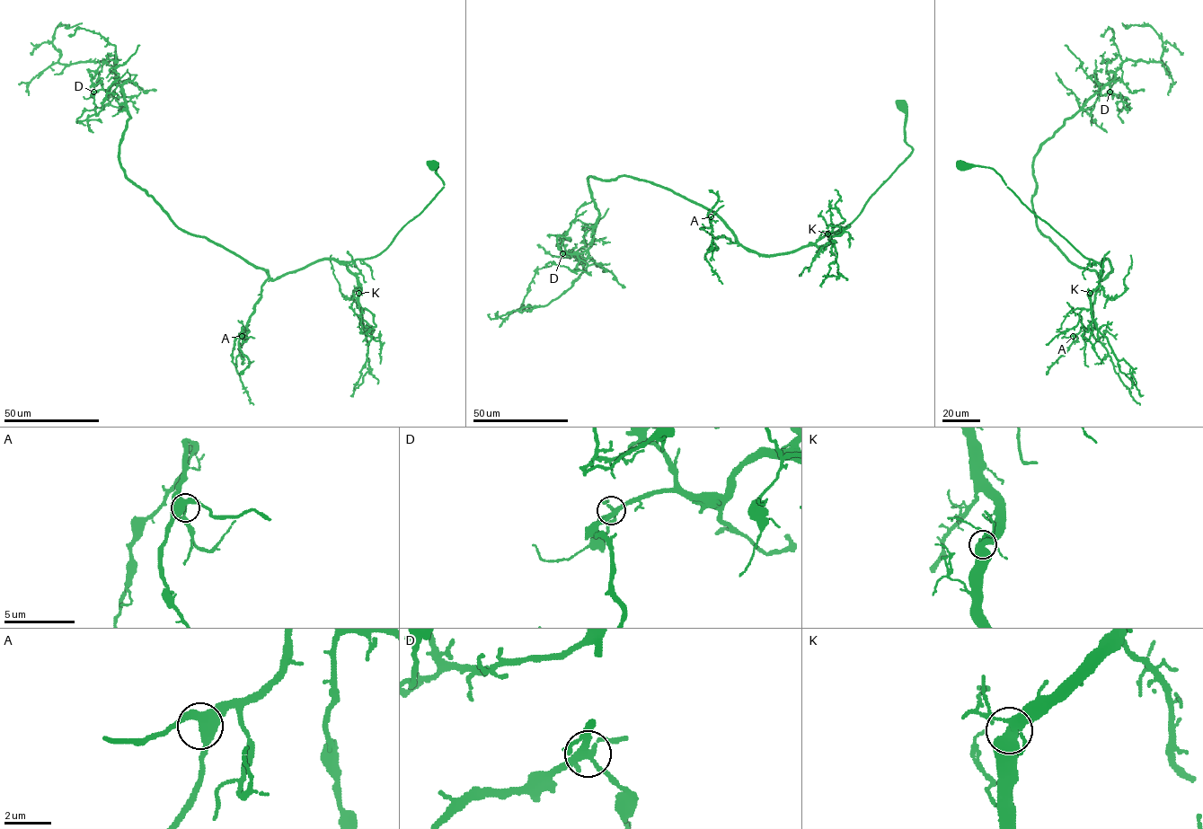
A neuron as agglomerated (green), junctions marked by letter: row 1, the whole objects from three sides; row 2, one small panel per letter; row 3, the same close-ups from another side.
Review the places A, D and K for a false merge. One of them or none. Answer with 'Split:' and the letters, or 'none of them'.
Split: none of them

